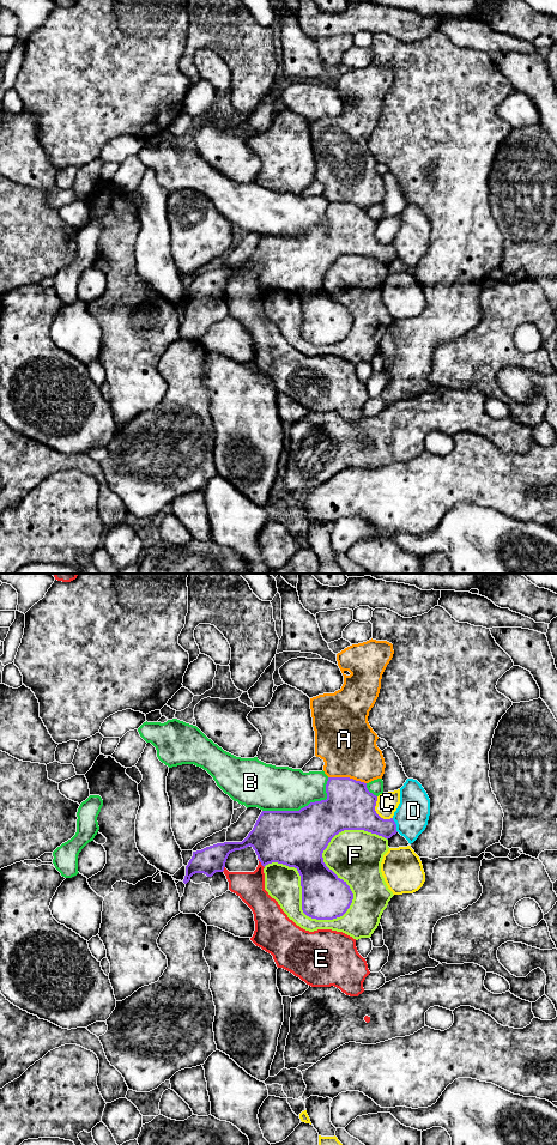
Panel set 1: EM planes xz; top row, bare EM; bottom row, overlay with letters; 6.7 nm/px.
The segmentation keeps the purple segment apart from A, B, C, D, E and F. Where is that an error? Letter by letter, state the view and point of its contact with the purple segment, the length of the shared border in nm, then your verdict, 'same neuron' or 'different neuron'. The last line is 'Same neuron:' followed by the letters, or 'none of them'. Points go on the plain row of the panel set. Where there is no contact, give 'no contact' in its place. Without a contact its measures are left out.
A: contact xz (347, 203); length 260 nm; different neuron
B: contact xz (306, 231); length 500 nm; different neuron
C: contact xz (375, 237); length 190 nm; different neuron
D: contact xz (395, 250); length 100 nm; different neuron
E: contact xz (260, 286); length 80 nm; different neuron
F: contact xz (350, 329); length 850 nm; different neuron
Same neuron: none of them

